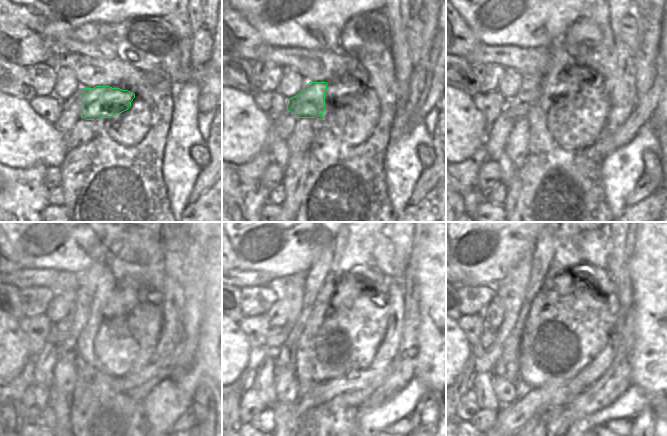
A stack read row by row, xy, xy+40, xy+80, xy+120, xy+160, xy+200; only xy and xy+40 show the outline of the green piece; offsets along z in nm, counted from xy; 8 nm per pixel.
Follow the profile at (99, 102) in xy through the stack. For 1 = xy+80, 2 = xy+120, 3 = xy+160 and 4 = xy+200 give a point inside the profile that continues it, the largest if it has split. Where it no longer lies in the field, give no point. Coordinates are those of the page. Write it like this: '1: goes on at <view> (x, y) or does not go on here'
1: goes on at xy+80 (518, 106)
2: goes on at xy+120 (61, 333)
3: goes on at xy+160 (276, 337)
4: goes on at xy+200 (488, 335)

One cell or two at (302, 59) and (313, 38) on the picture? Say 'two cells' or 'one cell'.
two cells

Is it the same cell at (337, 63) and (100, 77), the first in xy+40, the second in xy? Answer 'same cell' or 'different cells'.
same cell

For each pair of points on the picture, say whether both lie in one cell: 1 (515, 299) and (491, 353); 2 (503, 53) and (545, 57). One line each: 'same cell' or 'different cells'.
1: same cell
2: same cell

